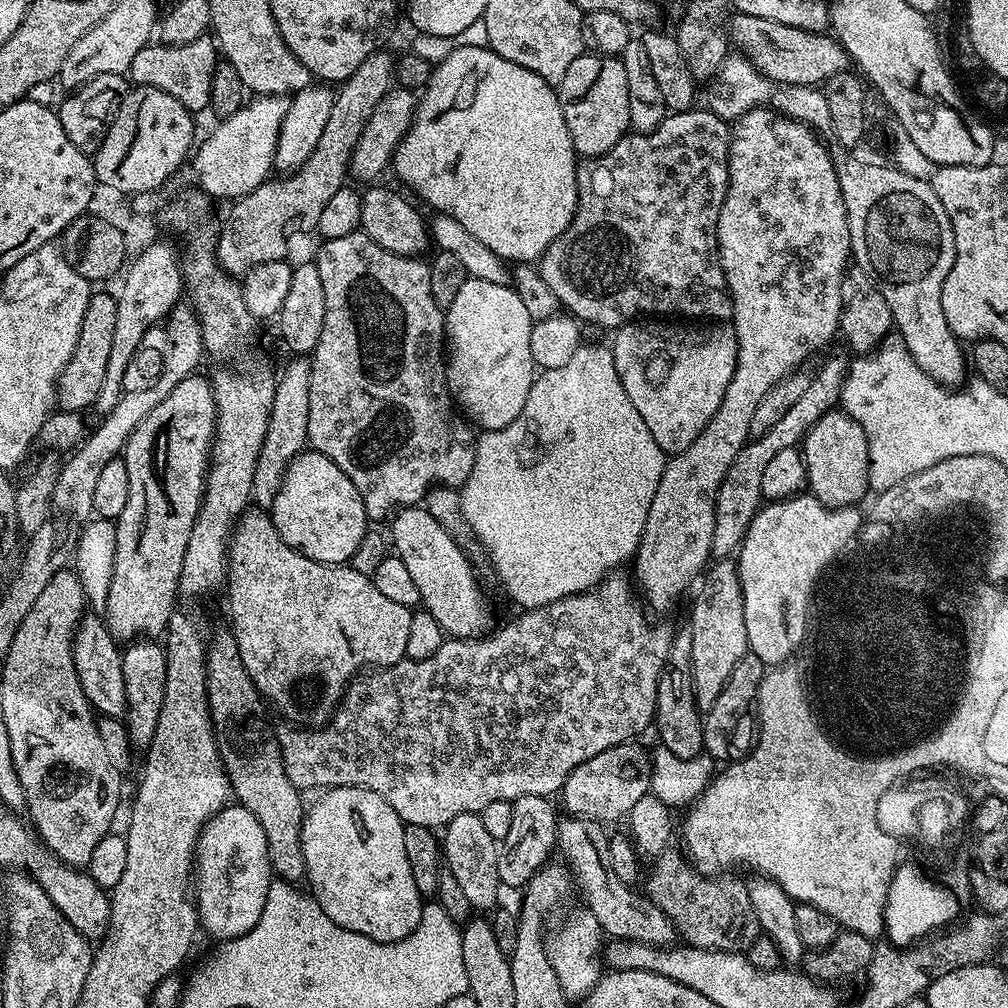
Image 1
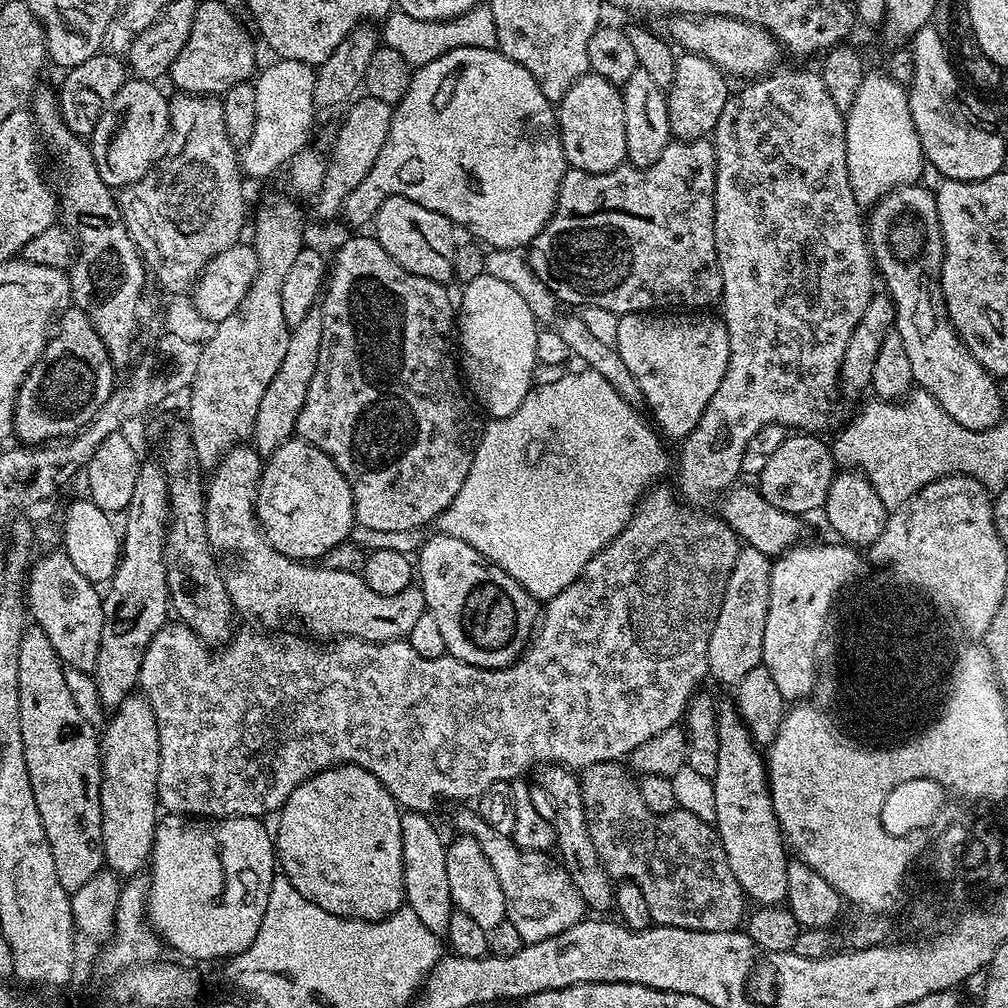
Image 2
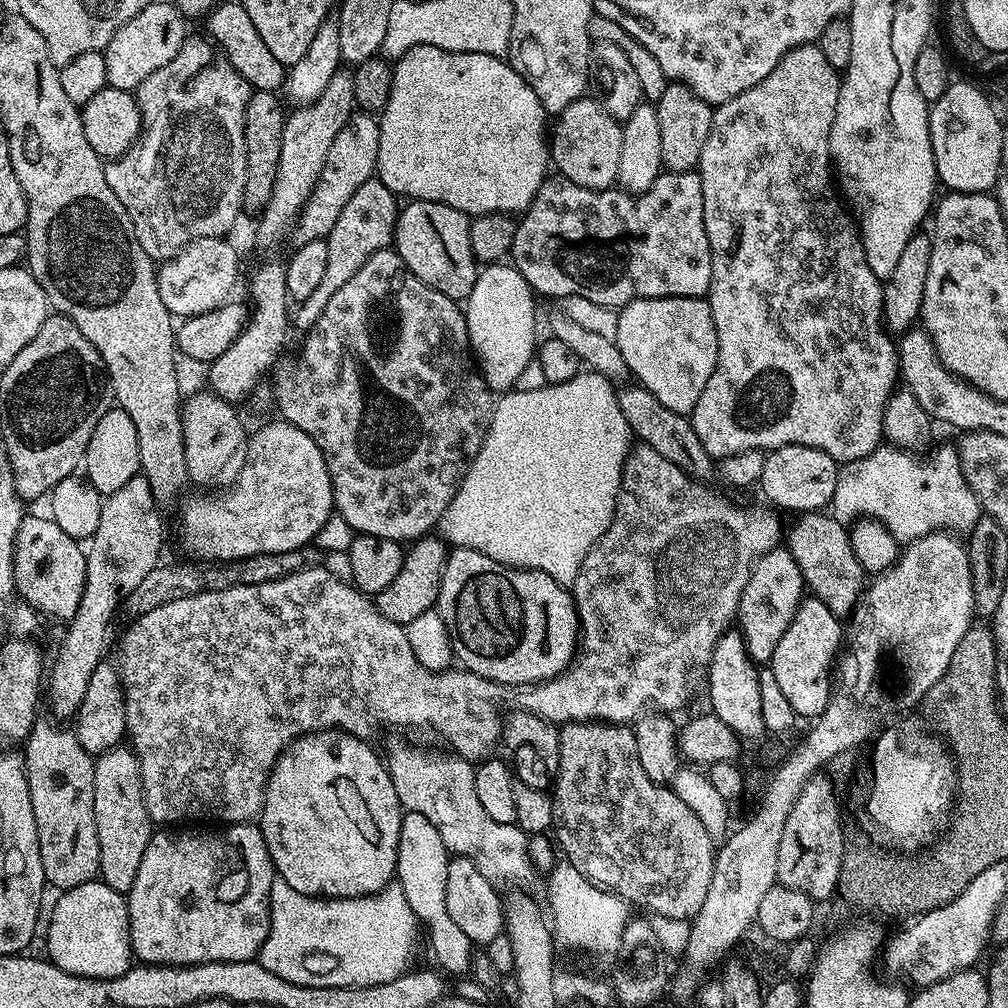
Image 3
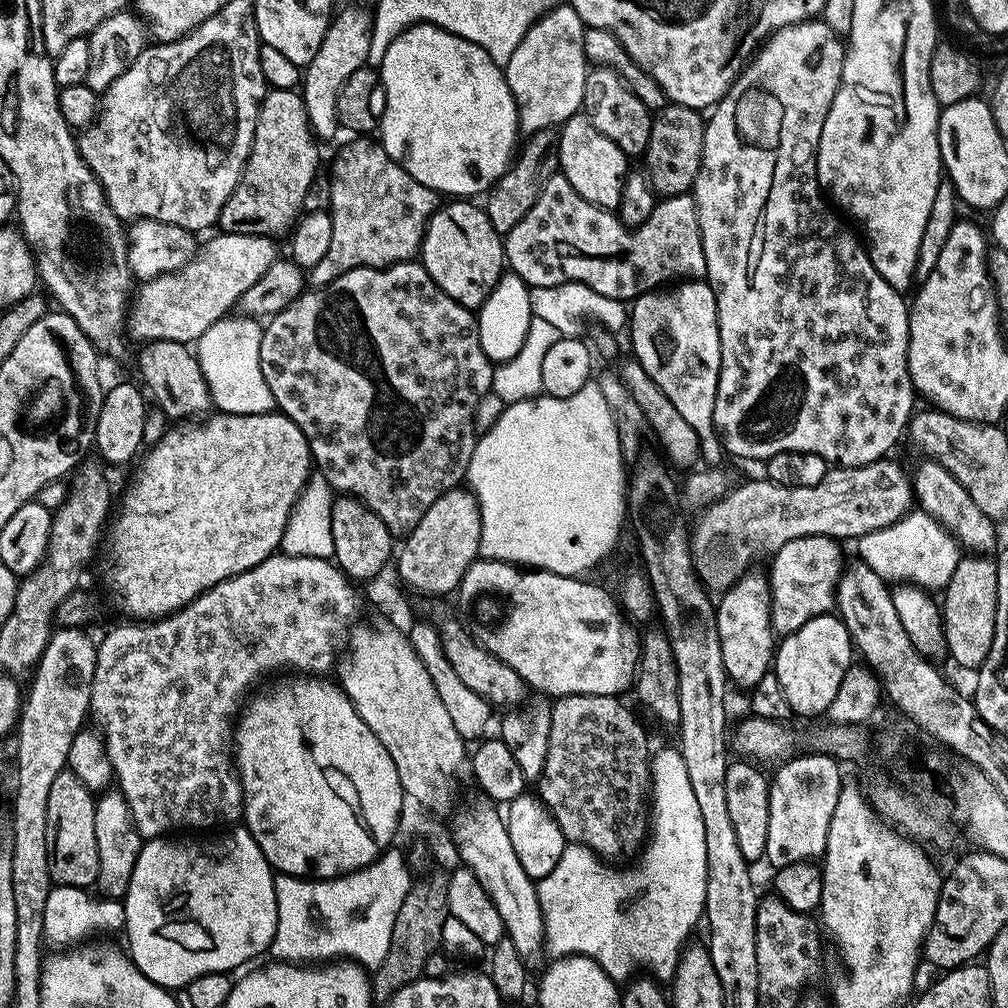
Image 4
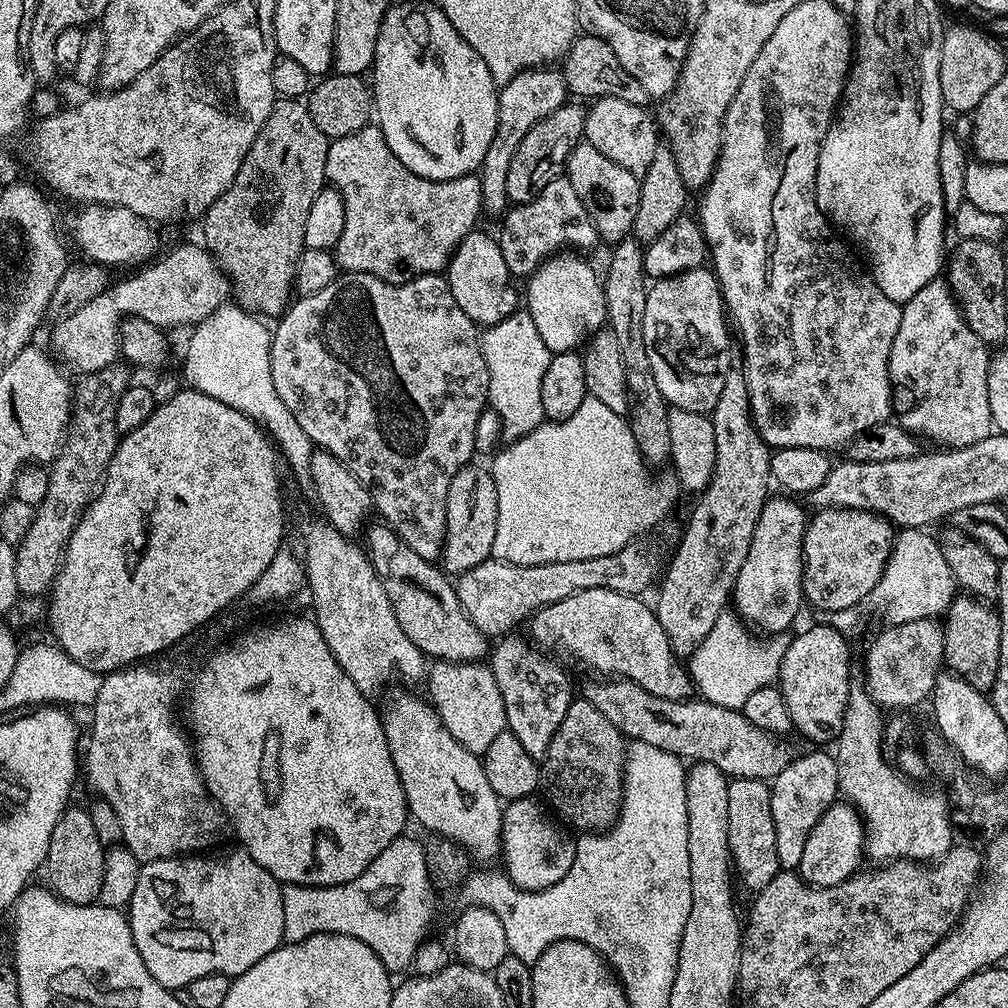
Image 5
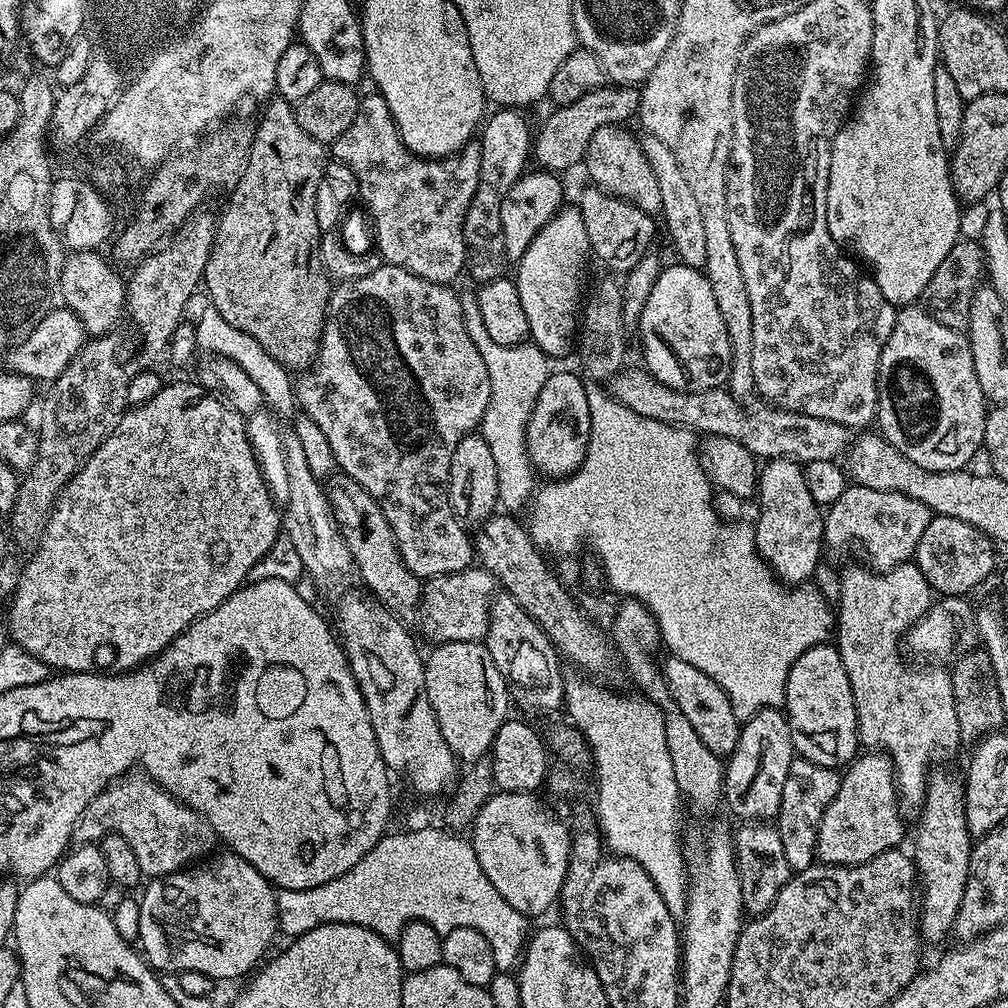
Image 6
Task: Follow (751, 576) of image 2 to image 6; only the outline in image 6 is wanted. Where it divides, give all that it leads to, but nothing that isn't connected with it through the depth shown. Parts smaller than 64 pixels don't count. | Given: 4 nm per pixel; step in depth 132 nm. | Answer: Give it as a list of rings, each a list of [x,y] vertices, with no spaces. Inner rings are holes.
[[[855,482],[838,498],[838,502],[827,505],[824,512],[824,547],[832,552],[853,552],[861,556],[867,567],[878,572],[889,572],[894,566],[907,564],[915,557],[918,538],[922,538],[926,526],[930,526],[933,513],[922,502],[910,498],[906,494],[898,494],[890,490],[870,490],[870,486],[862,486]]]

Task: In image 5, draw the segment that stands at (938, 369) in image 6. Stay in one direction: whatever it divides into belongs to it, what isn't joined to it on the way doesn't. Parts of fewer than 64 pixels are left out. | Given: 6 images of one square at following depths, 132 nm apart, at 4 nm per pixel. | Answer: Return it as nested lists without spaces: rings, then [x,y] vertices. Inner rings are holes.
[[[937,278],[922,286],[914,298],[902,305],[900,313],[902,322],[898,322],[898,334],[894,334],[894,346],[890,346],[892,411],[900,427],[917,438],[925,436],[936,443],[933,445],[948,450],[965,448],[993,435],[990,394],[986,394],[990,348],[964,321],[964,313],[960,311],[947,279]]]

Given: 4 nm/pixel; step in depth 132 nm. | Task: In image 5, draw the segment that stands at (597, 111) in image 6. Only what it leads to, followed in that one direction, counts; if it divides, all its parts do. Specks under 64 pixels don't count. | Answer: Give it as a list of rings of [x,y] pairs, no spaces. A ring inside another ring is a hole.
[[[566,102],[558,110],[554,110],[554,114],[546,114],[546,118],[530,126],[526,138],[518,142],[518,150],[514,150],[514,158],[510,161],[510,171],[506,178],[509,205],[525,204],[538,198],[538,194],[542,194],[542,186],[565,171],[570,154],[584,140],[586,126],[585,109],[572,103],[576,102]]]

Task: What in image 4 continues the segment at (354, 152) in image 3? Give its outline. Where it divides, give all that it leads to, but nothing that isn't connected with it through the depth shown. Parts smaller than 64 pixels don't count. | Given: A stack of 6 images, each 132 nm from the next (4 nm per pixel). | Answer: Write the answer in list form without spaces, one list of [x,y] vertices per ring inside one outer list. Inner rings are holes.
[[[225,232],[223,234],[216,234],[216,237],[209,242],[208,245],[203,245],[202,251],[194,259],[192,259],[185,268],[180,268],[179,271],[172,273],[169,276],[159,276],[154,280],[145,280],[139,285],[138,291],[135,293],[134,299],[130,304],[130,311],[128,313],[128,323],[126,325],[126,332],[129,337],[132,336],[139,342],[151,342],[154,340],[165,340],[166,342],[178,342],[179,344],[191,345],[202,338],[203,334],[214,326],[216,322],[227,317],[229,313],[239,305],[242,294],[246,294],[246,290],[250,290],[250,286],[254,286],[254,282],[258,282],[258,278],[262,278],[262,274],[266,274],[266,270],[270,270],[270,266],[276,259],[278,259],[278,252],[276,252],[277,241],[270,236],[239,236],[233,232]]]

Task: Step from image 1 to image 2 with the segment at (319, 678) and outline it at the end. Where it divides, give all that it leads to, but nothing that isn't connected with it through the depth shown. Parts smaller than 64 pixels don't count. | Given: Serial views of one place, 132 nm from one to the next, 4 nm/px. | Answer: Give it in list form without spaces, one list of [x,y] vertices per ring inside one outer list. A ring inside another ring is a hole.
[[[241,442],[218,461],[211,469],[209,476],[212,477],[206,480],[206,534],[233,609],[252,620],[260,619],[265,624],[261,625],[268,630],[279,629],[276,627],[280,624],[280,616],[293,612],[316,638],[357,636],[369,644],[408,638],[418,618],[426,611],[420,587],[407,588],[402,594],[374,594],[374,590],[362,587],[357,573],[343,573],[312,562],[297,562],[274,550],[256,518],[256,491],[260,488],[261,471],[260,453]]]

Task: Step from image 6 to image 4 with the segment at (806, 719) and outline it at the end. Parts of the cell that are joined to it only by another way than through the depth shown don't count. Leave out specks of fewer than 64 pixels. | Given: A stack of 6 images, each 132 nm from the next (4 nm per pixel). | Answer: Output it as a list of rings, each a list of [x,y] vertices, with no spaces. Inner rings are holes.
[[[829,614],[810,618],[806,626],[798,626],[794,634],[783,637],[774,649],[774,671],[782,690],[786,693],[786,702],[790,702],[793,713],[799,716],[823,717],[828,711],[838,686],[846,670],[854,663],[854,645],[847,626],[839,615]]]

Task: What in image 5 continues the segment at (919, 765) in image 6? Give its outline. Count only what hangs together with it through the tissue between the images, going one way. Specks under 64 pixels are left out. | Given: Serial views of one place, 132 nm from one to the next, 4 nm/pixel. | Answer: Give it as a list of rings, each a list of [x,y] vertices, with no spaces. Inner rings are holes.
[[[863,679],[851,680],[842,730],[834,742],[839,795],[860,813],[864,821],[866,852],[876,862],[939,862],[954,847],[954,820],[950,815],[949,797],[939,796],[936,792],[923,792],[912,785],[915,783],[911,779],[903,775],[900,777],[895,772],[896,768],[884,751],[886,720],[880,715],[882,709],[873,702]]]

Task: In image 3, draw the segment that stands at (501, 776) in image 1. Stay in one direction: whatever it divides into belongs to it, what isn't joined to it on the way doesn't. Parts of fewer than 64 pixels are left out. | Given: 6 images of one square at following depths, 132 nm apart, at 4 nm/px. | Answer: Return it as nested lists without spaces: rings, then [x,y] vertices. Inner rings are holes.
[[[637,443],[629,451],[624,460],[624,470],[620,475],[620,492],[616,495],[616,509],[607,530],[598,538],[598,542],[582,558],[582,566],[578,570],[576,580],[570,586],[572,601],[576,604],[576,613],[580,619],[580,635],[576,655],[568,663],[568,668],[562,670],[554,678],[543,680],[540,684],[531,685],[520,696],[523,711],[532,712],[538,718],[547,720],[556,726],[563,726],[569,722],[603,722],[605,724],[631,725],[645,715],[646,710],[661,714],[676,714],[676,711],[692,696],[696,687],[701,687],[705,679],[708,663],[714,654],[714,646],[718,646],[718,638],[733,627],[740,611],[742,590],[746,590],[746,582],[750,582],[750,574],[754,566],[770,549],[777,547],[782,540],[780,520],[771,507],[739,508],[732,500],[727,500],[720,492],[708,488],[707,483],[695,480],[674,462],[662,458],[658,450],[648,444]],[[325,566],[305,567],[297,572],[286,574],[284,577],[274,578],[270,581],[258,582],[252,585],[234,585],[228,589],[210,590],[209,592],[202,592],[194,594],[190,597],[180,598],[174,602],[168,602],[165,605],[158,606],[157,609],[150,610],[149,613],[133,619],[128,625],[129,628],[125,630],[124,637],[120,640],[120,660],[118,659],[118,667],[120,669],[120,681],[124,687],[124,701],[126,702],[126,726],[128,727],[126,733],[127,743],[130,745],[133,754],[136,756],[138,762],[138,770],[142,778],[142,790],[146,798],[146,810],[148,817],[152,819],[153,825],[156,826],[180,826],[183,820],[217,820],[217,825],[227,826],[230,824],[247,824],[255,821],[259,817],[262,806],[264,805],[264,791],[268,785],[268,776],[272,773],[272,768],[276,765],[276,759],[283,754],[285,748],[288,747],[292,741],[297,740],[310,732],[323,732],[325,730],[339,730],[348,732],[351,736],[357,736],[359,740],[367,740],[369,742],[375,741],[375,736],[379,734],[380,728],[428,728],[433,724],[434,727],[440,731],[440,736],[445,740],[447,747],[451,749],[457,756],[469,762],[479,762],[485,758],[493,755],[492,747],[500,740],[500,728],[502,732],[502,712],[500,716],[500,703],[503,702],[504,696],[501,685],[496,684],[492,680],[482,678],[478,674],[467,670],[447,670],[443,672],[435,672],[422,666],[415,658],[413,651],[410,648],[410,641],[407,637],[407,630],[405,625],[394,622],[390,618],[386,618],[381,614],[375,603],[369,597],[365,596],[355,586],[353,586],[347,579],[339,580],[330,569]]]

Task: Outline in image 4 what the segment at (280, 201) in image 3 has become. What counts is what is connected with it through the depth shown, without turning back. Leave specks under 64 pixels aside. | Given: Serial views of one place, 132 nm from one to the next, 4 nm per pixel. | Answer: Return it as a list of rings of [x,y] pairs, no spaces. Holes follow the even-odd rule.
[[[348,8],[341,16],[339,13],[332,18],[326,30],[326,38],[322,38],[318,54],[314,54],[308,67],[303,69],[302,95],[306,114],[313,133],[321,141],[330,139],[340,128],[338,94],[342,86],[346,86],[346,78],[350,78],[354,70],[368,64],[371,38],[372,12],[364,8]]]

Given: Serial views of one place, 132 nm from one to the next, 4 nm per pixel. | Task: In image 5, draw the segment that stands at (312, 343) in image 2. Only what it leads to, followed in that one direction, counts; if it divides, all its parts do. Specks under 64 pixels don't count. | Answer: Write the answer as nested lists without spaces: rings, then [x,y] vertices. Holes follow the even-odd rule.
[[[369,126],[358,130],[354,134],[346,134],[342,138],[331,141],[326,154],[326,174],[324,179],[331,187],[338,190],[338,194],[342,194],[344,205],[346,206],[346,227],[342,230],[342,238],[338,238],[334,249],[337,265],[344,272],[370,274],[391,284],[402,284],[406,280],[413,280],[416,276],[434,276],[443,273],[452,261],[452,253],[460,245],[462,238],[466,238],[473,232],[477,227],[476,219],[482,216],[484,199],[482,198],[482,186],[480,185],[479,175],[473,174],[471,176],[463,176],[462,178],[450,178],[449,180],[422,178],[418,174],[406,170],[406,166],[402,166],[402,162],[398,162],[398,158],[394,158],[390,146],[386,146],[386,138],[382,134],[382,130],[378,126]]]

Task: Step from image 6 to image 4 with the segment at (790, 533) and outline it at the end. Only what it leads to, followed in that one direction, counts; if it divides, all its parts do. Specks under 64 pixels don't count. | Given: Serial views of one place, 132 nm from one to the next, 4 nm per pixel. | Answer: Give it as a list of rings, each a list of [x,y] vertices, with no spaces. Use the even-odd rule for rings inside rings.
[[[749,570],[736,583],[731,584],[719,597],[715,605],[718,622],[718,642],[722,642],[722,666],[726,666],[726,674],[733,685],[750,690],[773,667],[774,649],[778,643],[772,631],[772,594],[769,588],[769,577],[762,571]]]

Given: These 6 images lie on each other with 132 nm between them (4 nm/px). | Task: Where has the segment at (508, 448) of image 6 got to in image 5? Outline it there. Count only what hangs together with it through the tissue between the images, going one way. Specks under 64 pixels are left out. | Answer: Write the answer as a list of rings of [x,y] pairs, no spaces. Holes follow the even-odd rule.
[[[517,310],[508,316],[502,322],[497,324],[489,324],[479,333],[480,337],[480,349],[482,354],[486,358],[486,370],[490,374],[490,382],[488,383],[488,404],[496,411],[496,416],[500,419],[500,432],[505,436],[505,441],[511,442],[520,439],[520,437],[525,436],[527,432],[532,432],[537,428],[539,424],[545,423],[546,417],[544,411],[542,410],[542,377],[546,374],[546,366],[550,366],[553,352],[546,346],[546,342],[542,342],[542,334],[538,332],[538,326],[534,326],[534,318],[530,318],[530,314],[526,310]]]

